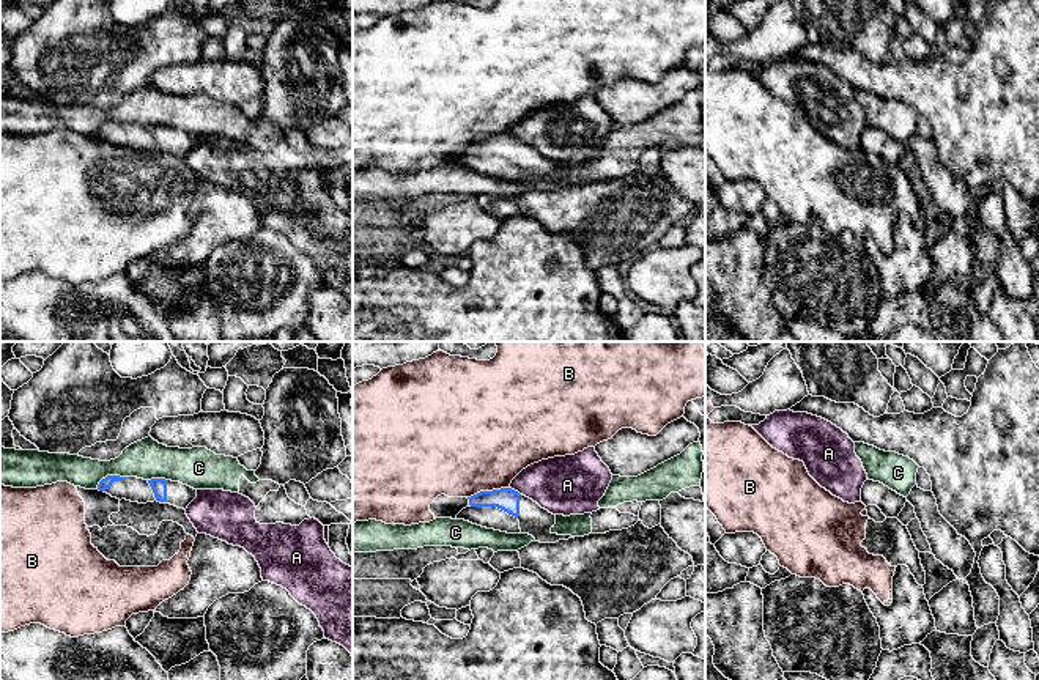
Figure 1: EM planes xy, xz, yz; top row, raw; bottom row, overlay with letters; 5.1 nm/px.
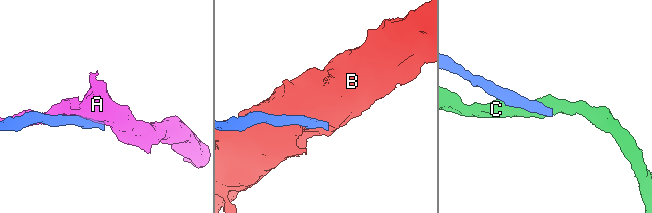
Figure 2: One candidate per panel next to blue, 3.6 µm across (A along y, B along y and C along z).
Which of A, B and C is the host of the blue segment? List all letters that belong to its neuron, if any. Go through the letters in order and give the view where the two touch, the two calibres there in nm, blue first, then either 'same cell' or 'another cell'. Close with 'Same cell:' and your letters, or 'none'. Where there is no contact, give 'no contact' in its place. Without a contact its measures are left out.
A: meets blue in xz; 120 nm thick on the blue side, 300 nm on the other; another cell
B: meets blue in xz; 120 nm thick on the blue side, 480 nm on the other; another cell
C: meets blue in xy; 60 nm thick on the blue side, 200 nm on the other; another cell
Same cell: none

